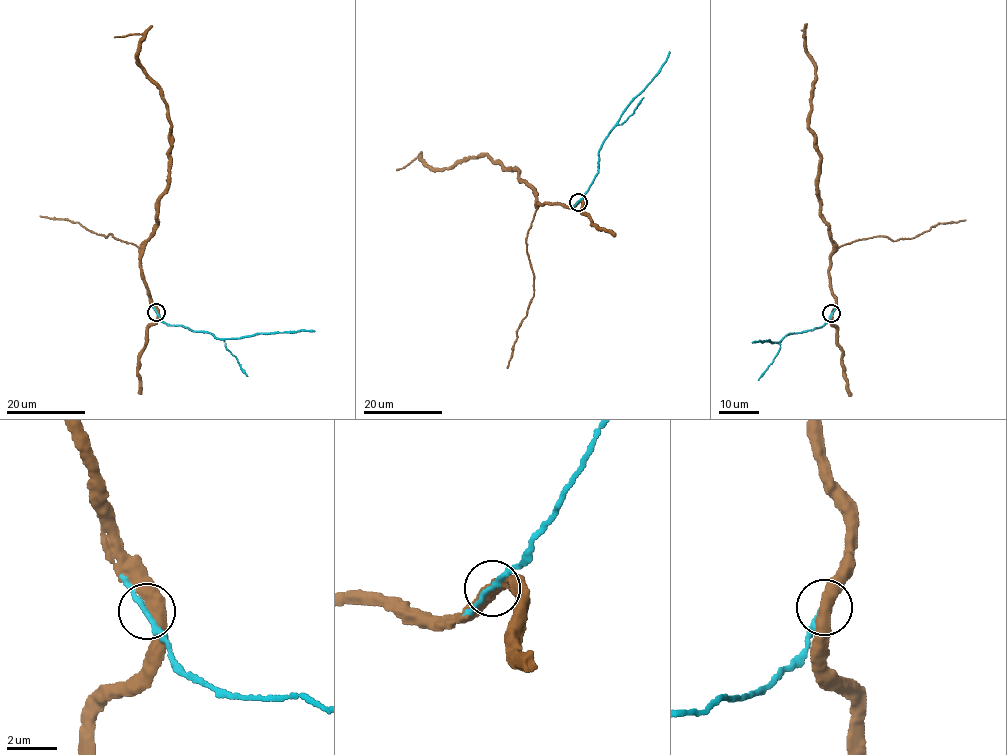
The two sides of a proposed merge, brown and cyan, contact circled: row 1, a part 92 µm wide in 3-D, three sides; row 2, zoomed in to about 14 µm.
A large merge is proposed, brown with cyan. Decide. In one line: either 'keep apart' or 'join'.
join

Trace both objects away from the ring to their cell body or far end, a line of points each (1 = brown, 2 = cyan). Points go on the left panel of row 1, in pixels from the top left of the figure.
1: (157, 312), (141, 252), (169, 181), (171, 122), (161, 88), (139, 62), (143, 35), (114, 37)
2: (156, 312), (168, 325), (209, 332), (219, 339), (314, 331)

